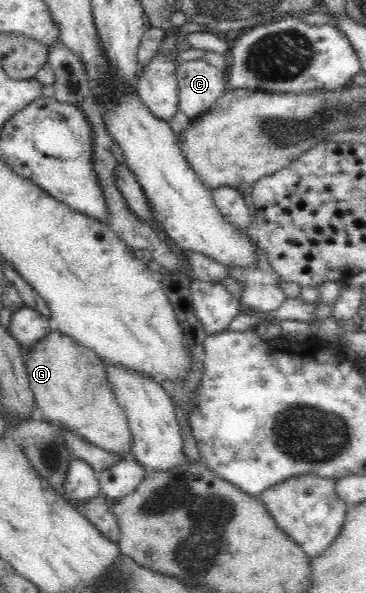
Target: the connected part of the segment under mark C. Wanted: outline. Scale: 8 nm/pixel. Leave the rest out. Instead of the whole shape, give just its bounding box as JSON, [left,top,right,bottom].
[176,59,228,123]

